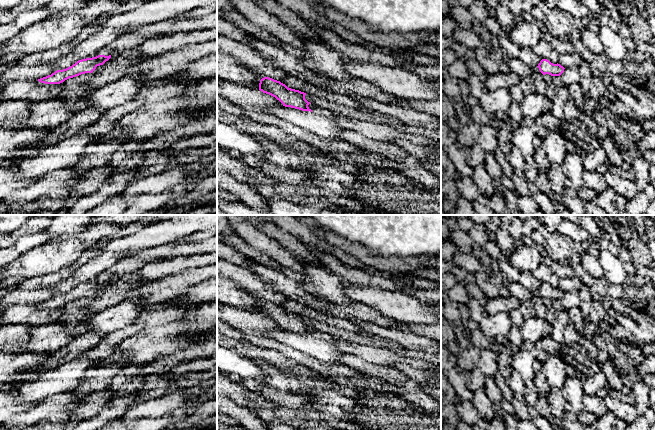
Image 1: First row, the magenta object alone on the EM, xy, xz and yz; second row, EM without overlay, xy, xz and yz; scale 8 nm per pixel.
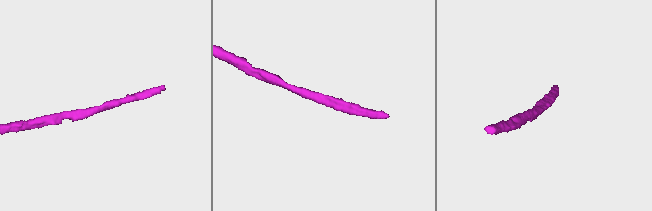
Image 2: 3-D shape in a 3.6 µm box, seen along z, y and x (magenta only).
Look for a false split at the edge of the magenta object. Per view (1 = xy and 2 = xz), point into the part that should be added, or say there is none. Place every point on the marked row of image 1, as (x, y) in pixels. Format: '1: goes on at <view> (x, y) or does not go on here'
1: does not go on here
2: does not go on here

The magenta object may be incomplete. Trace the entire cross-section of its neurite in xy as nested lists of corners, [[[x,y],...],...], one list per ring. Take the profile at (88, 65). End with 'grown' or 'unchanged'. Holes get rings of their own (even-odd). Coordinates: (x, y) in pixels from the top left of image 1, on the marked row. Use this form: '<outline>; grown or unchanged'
[[[98,55],[96,57],[82,59],[66,69],[57,70],[51,75],[38,79],[38,81],[45,84],[60,84],[69,78],[85,73],[92,73],[97,66],[103,65],[110,58],[111,55]]]; unchanged

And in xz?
[[[264,77],[260,80],[259,90],[275,97],[285,107],[312,112],[312,110],[308,107],[310,102],[305,99],[306,93],[288,88],[280,81]]]; unchanged

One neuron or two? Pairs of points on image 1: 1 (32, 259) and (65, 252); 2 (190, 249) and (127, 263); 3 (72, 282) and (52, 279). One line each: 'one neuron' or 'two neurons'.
1: one neuron
2: one neuron
3: two neurons

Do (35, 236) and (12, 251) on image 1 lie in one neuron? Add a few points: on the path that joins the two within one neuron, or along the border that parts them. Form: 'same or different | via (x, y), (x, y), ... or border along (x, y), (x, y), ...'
same | via (29, 236), (18, 245)

